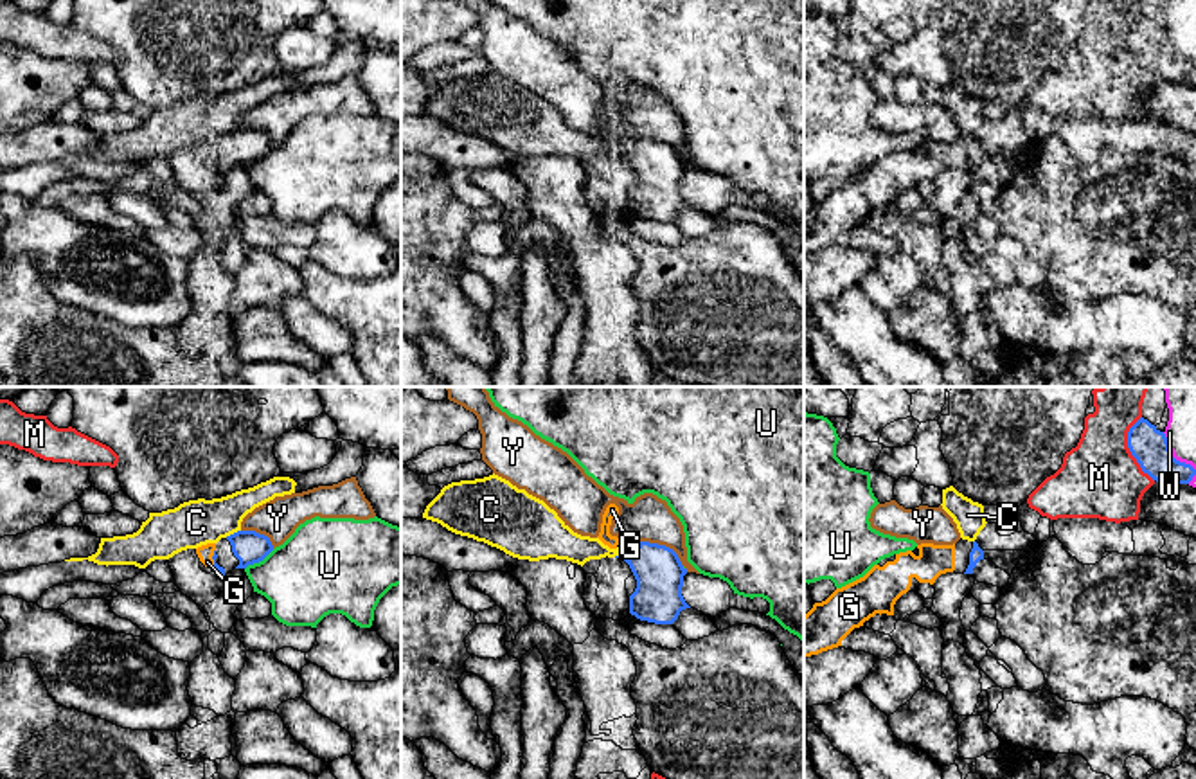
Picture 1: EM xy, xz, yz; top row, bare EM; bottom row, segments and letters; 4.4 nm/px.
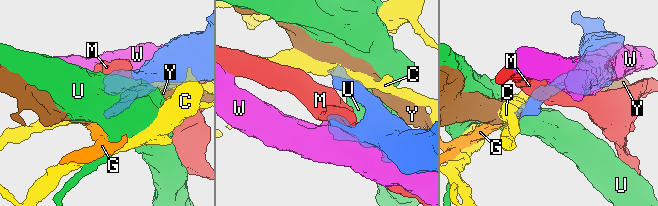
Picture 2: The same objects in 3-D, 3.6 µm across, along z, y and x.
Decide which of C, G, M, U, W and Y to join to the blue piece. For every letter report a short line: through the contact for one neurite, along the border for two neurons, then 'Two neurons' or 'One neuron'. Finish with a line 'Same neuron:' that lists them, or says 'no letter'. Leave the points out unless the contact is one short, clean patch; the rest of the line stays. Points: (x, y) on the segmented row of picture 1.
C: Two neurons
G: One neuron
M: Two neurons
U: Two neurons
W: Two neurons
Y: Two neurons
Same neuron: G

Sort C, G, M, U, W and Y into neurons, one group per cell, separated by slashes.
C / G / M / U / W / Y

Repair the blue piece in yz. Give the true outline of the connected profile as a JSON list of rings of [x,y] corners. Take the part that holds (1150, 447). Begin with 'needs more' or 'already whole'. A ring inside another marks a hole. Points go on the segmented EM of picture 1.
already whole; [[[1144,417],[1129,428],[1128,448],[1142,471],[1156,482],[1189,484],[1196,475],[1191,464],[1173,457],[1165,434]]]

